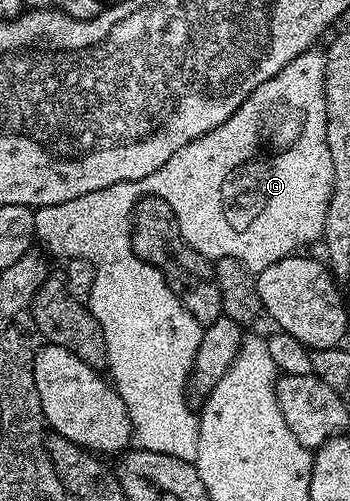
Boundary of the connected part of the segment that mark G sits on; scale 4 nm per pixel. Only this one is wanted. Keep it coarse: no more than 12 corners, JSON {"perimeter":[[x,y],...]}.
{"perimeter":[[324,49],[154,175],[42,205],[135,448],[195,462],[198,329],[156,309],[132,215],[255,274],[324,236]]}

